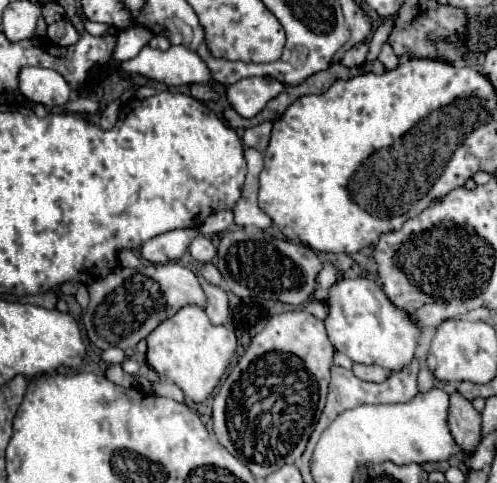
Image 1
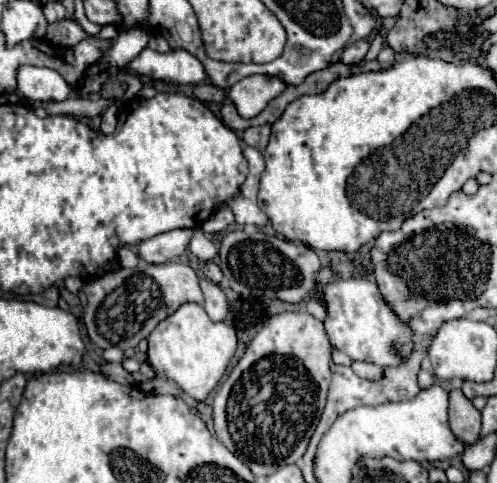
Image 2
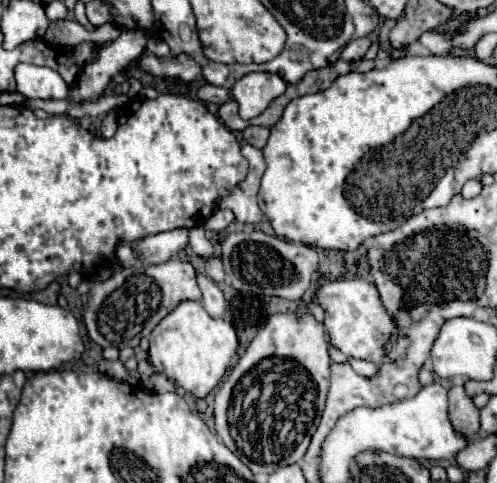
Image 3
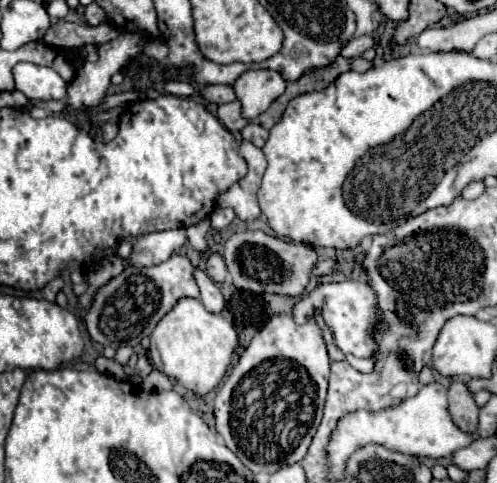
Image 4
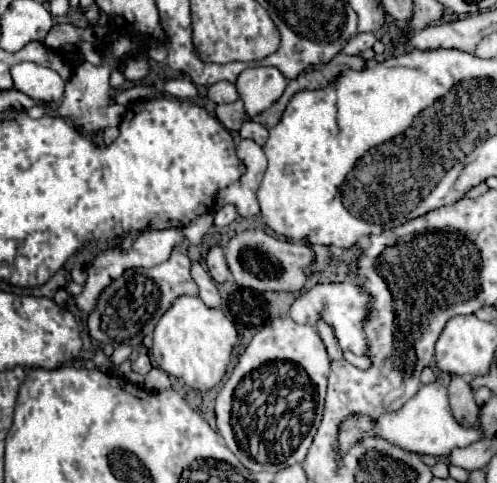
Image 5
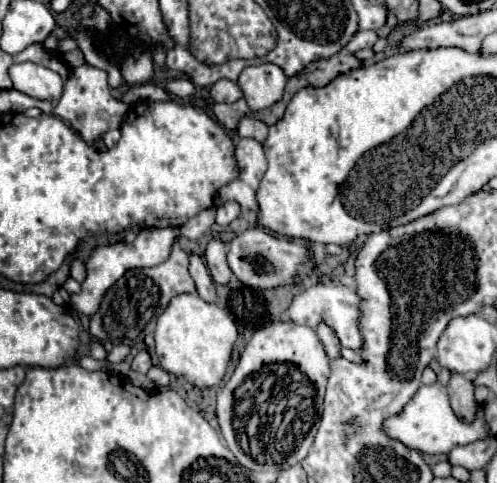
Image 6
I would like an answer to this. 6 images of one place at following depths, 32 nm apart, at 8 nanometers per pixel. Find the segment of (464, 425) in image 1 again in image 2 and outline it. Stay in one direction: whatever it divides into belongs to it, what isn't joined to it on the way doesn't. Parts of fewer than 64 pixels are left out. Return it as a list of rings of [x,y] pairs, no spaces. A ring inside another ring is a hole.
[[[454,388],[450,392],[450,428],[452,432],[464,442],[472,444],[480,434],[480,410],[474,408],[472,400],[460,392],[460,388]]]

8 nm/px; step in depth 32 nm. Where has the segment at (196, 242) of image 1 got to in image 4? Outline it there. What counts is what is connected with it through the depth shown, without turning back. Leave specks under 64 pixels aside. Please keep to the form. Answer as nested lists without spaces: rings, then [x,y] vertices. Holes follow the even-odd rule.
[[[204,218],[204,220],[200,220],[200,222],[196,222],[196,224],[192,224],[192,226],[186,228],[188,242],[190,242],[196,250],[206,250],[206,248],[208,248],[208,244],[206,244],[206,232],[208,232],[208,228],[210,228],[208,220],[210,220],[210,218]]]

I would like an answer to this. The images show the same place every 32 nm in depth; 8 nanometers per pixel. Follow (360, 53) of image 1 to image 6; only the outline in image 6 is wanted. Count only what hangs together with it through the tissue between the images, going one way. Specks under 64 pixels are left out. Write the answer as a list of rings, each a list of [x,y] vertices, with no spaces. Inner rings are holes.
[[[360,30],[350,42],[348,42],[348,52],[356,52],[356,50],[360,50],[360,48],[372,48],[374,46],[374,42],[378,40],[378,34],[374,32],[374,30]]]

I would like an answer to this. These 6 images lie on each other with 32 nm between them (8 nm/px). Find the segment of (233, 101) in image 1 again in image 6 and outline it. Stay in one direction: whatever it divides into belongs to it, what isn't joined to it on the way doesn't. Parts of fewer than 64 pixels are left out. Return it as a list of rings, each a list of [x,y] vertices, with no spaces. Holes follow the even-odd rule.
[[[260,64],[260,66],[248,66],[238,78],[238,84],[244,92],[244,98],[252,110],[262,110],[278,100],[282,100],[286,76],[282,68],[276,68],[276,64]]]

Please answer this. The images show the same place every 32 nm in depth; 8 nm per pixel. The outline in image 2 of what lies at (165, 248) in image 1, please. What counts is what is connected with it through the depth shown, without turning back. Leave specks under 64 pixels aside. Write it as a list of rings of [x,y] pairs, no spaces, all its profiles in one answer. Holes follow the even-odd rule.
[[[170,230],[170,232],[162,232],[158,236],[152,236],[144,242],[138,244],[138,254],[144,262],[148,264],[162,264],[168,262],[174,256],[180,256],[188,242],[190,242],[192,230]]]

